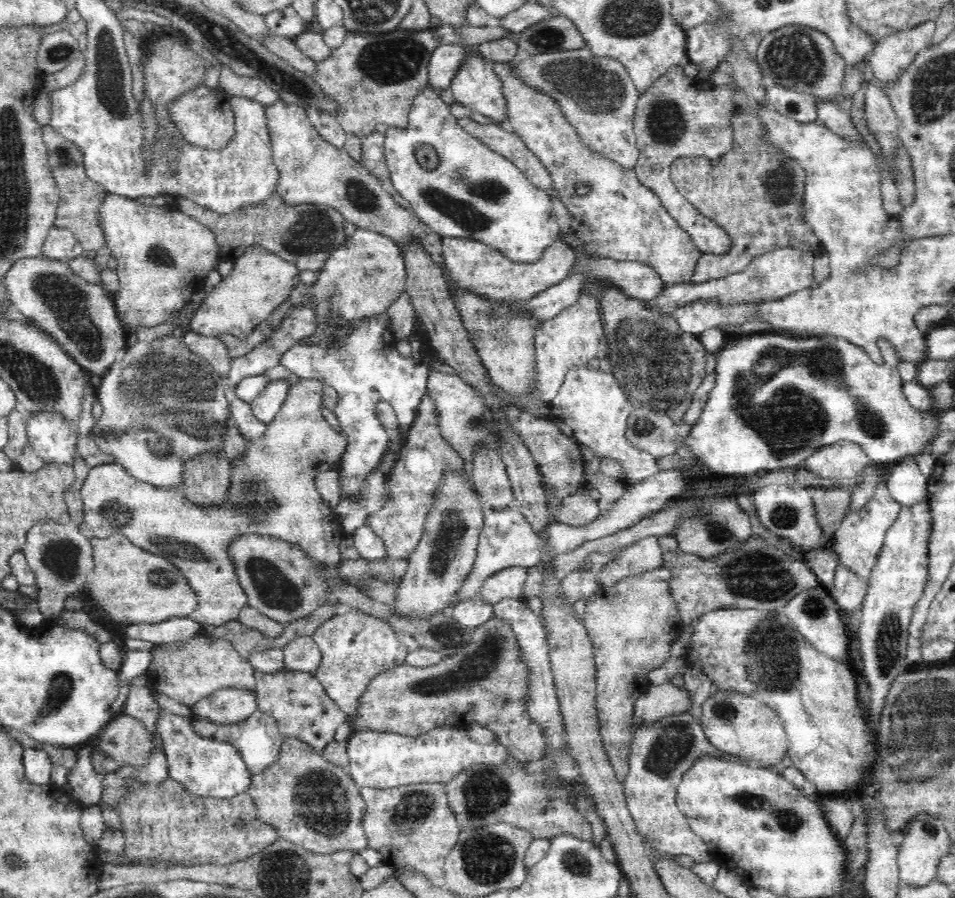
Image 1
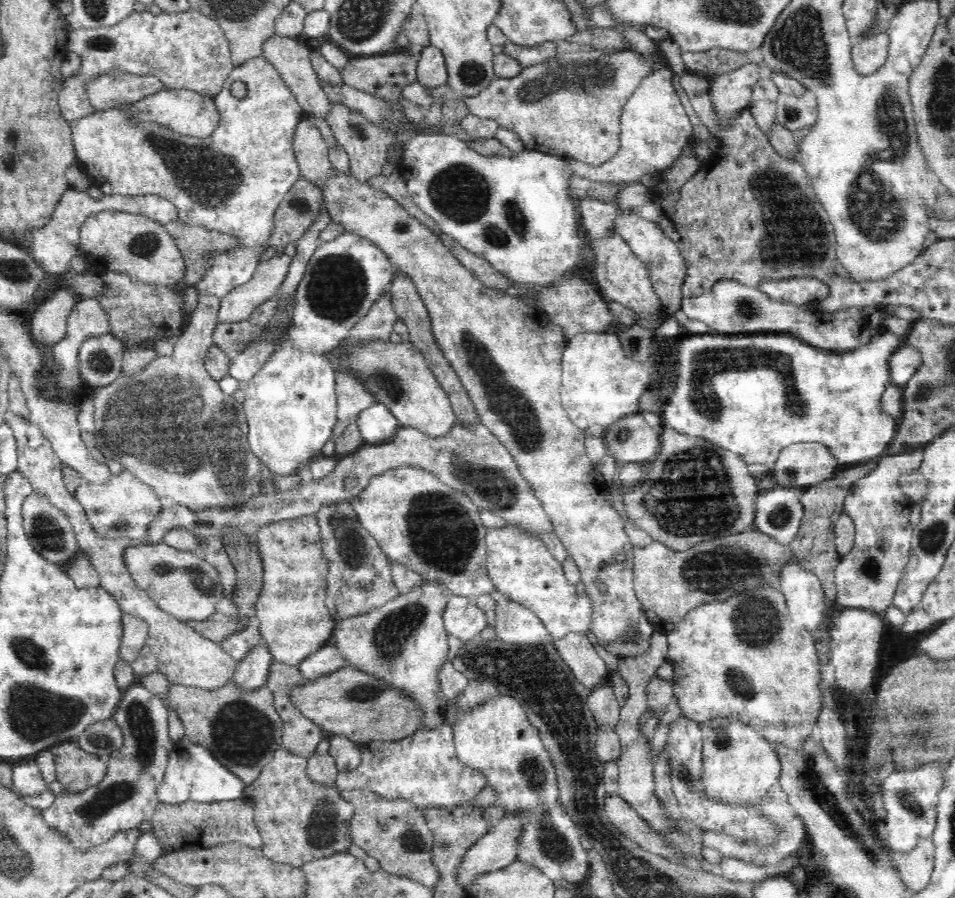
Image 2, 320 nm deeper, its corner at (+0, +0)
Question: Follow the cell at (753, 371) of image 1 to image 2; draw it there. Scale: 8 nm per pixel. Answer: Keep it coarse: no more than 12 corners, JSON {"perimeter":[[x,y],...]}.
{"perimeter":[[884,331],[677,341],[663,425],[774,470],[820,443],[879,460]]}

